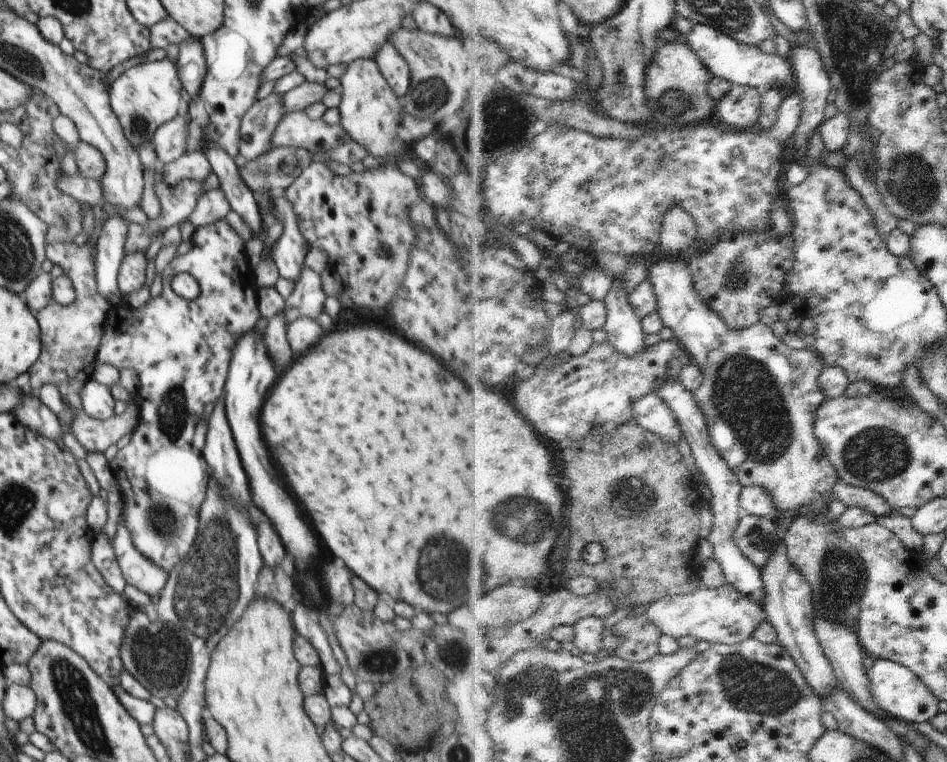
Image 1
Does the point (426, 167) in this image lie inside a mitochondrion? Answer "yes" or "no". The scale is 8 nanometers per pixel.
no

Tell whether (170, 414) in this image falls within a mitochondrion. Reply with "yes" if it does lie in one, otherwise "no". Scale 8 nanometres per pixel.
yes

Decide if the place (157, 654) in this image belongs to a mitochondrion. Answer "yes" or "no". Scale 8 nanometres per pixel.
yes

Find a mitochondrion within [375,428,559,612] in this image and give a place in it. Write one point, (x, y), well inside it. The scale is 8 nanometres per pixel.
(444, 580)

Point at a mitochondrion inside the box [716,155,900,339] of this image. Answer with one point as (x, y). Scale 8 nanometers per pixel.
(737, 277)

